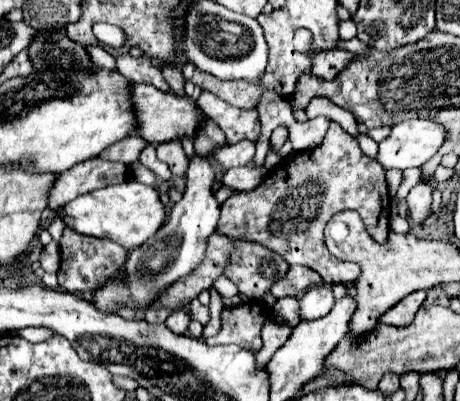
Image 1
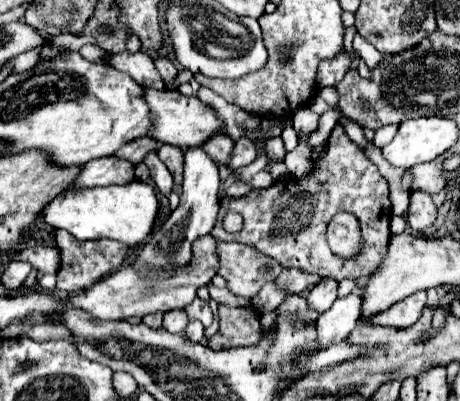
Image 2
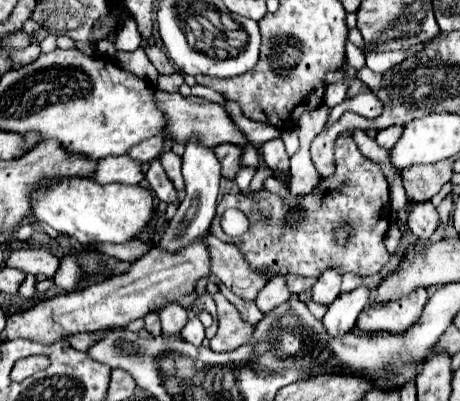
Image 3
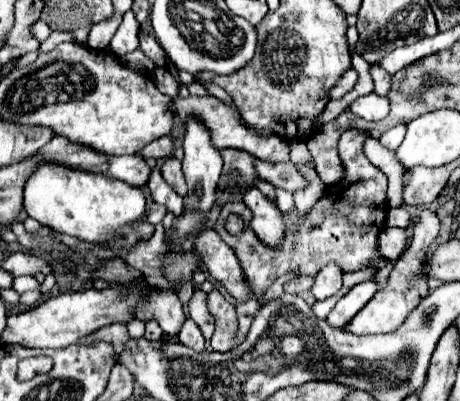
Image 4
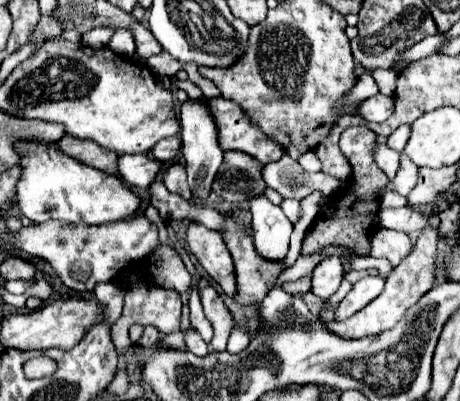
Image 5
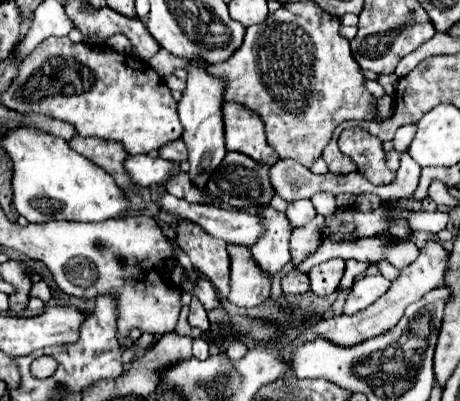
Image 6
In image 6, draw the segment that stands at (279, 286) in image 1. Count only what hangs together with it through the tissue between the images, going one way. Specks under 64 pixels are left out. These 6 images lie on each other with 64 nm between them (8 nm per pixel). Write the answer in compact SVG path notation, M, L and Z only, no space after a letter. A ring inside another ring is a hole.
M290 272L282 278L284 294L304 294L310 290L310 278L300 272Z

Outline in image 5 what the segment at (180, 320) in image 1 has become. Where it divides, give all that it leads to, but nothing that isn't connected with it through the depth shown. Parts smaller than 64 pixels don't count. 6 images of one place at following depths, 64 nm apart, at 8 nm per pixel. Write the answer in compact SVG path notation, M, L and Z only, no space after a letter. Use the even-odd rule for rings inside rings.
M144 280L134 290L128 290L126 298L124 298L122 316L116 320L116 324L112 324L112 342L116 346L118 356L122 358L128 352L128 348L132 346L132 342L128 338L130 324L134 324L134 322L138 322L142 326L154 324L162 334L172 334L172 332L180 332L180 314L182 314L182 300L180 300L180 294L174 290L160 288L148 280Z

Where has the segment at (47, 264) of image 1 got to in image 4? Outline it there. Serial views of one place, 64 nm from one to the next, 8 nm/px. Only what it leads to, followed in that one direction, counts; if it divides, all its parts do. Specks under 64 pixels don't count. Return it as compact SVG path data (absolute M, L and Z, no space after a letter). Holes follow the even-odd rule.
M14 252L4 262L2 268L10 272L12 276L34 276L38 272L52 274L52 264L44 260L42 256L30 254L30 252Z

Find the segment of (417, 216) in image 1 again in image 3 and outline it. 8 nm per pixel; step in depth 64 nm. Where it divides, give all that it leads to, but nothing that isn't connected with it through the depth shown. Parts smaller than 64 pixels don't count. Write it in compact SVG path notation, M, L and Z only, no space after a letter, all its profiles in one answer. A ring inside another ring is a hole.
M430 200L414 202L408 214L408 228L416 238L428 238L438 226L438 212Z

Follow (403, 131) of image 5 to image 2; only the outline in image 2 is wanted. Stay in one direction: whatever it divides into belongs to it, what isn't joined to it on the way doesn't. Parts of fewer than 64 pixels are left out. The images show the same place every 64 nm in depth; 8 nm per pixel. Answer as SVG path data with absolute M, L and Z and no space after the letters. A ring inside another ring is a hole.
M382 126L380 130L374 132L374 144L376 144L378 148L382 148L384 144L388 144L388 142L394 138L396 130L398 130L398 128L394 128L394 126Z

